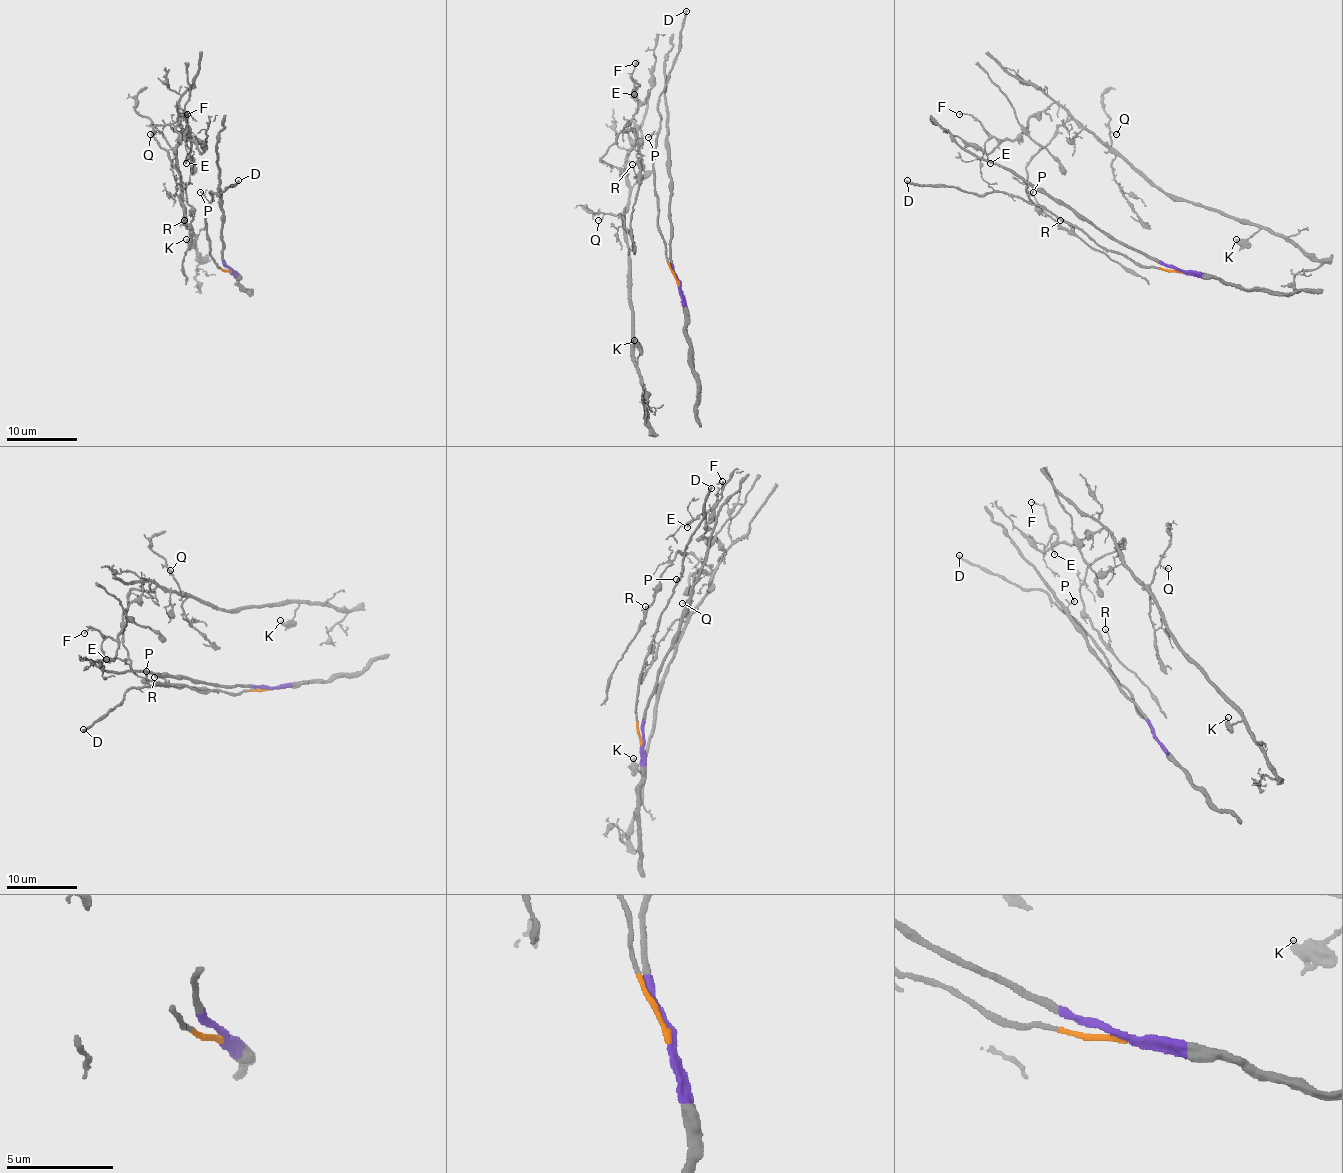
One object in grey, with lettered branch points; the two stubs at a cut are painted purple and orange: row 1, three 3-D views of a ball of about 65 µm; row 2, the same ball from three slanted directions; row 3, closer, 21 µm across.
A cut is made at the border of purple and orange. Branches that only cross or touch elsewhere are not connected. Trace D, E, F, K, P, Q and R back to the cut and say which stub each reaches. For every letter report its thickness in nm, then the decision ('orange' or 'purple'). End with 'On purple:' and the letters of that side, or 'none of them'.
D: 240 nm thick; orange
E: 100 nm thick; purple
F: 100 nm thick; purple
K: 380 nm thick; purple
P: 100 nm thick; orange
Q: 130 nm thick; purple
R: 110 nm thick; purple
On purple: E, F, K, Q, R

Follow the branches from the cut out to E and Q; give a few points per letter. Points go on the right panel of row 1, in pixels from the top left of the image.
E: (1179, 269), (976, 158), (930, 115), (986, 153), (997, 144), (994, 137), (985, 144), (990, 163)
Q: (1179, 269), (976, 158), (930, 115), (986, 153), (1013, 140), (1054, 103), (1109, 147), (1110, 130), (1116, 135)

